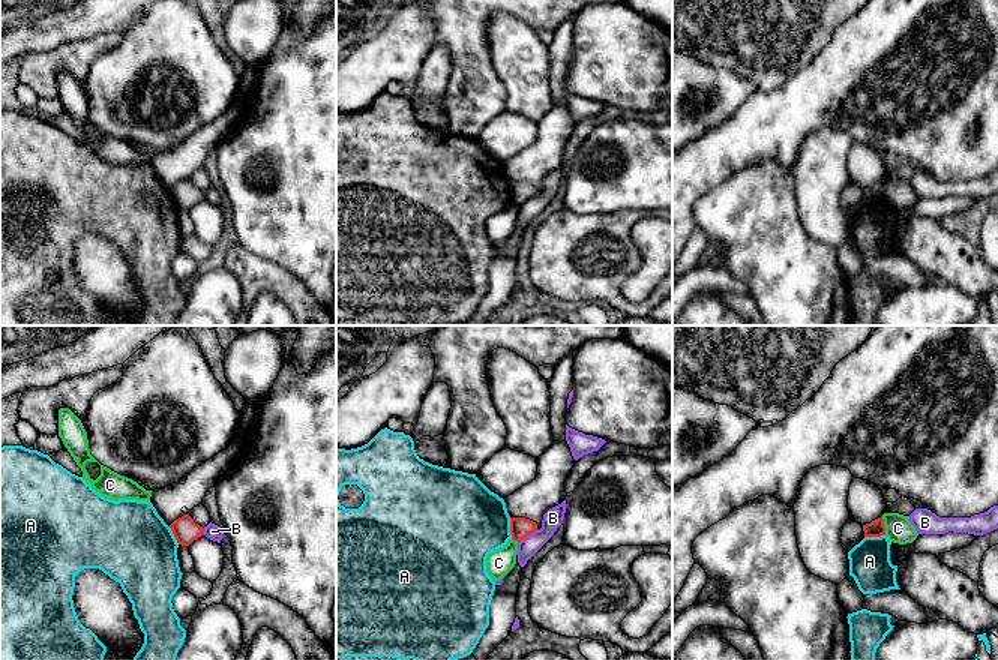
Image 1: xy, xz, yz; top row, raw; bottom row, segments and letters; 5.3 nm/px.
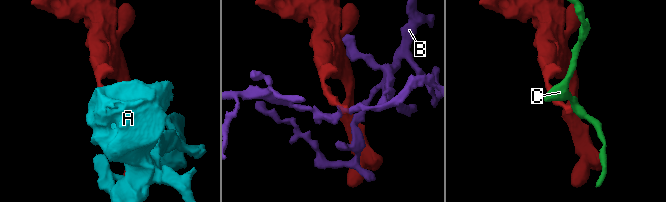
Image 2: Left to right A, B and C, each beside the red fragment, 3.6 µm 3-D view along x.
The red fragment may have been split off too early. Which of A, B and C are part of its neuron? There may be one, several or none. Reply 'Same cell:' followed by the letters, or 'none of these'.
Same cell: none of these

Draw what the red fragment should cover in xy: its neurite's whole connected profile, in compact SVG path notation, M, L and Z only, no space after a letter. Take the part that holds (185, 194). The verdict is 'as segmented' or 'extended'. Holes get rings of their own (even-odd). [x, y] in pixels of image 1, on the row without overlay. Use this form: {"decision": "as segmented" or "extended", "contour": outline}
{"decision": "as segmented", "contour": "M189 178L176 183L170 192L182 210L189 210L194 204L204 200L204 192L195 188Z"}

